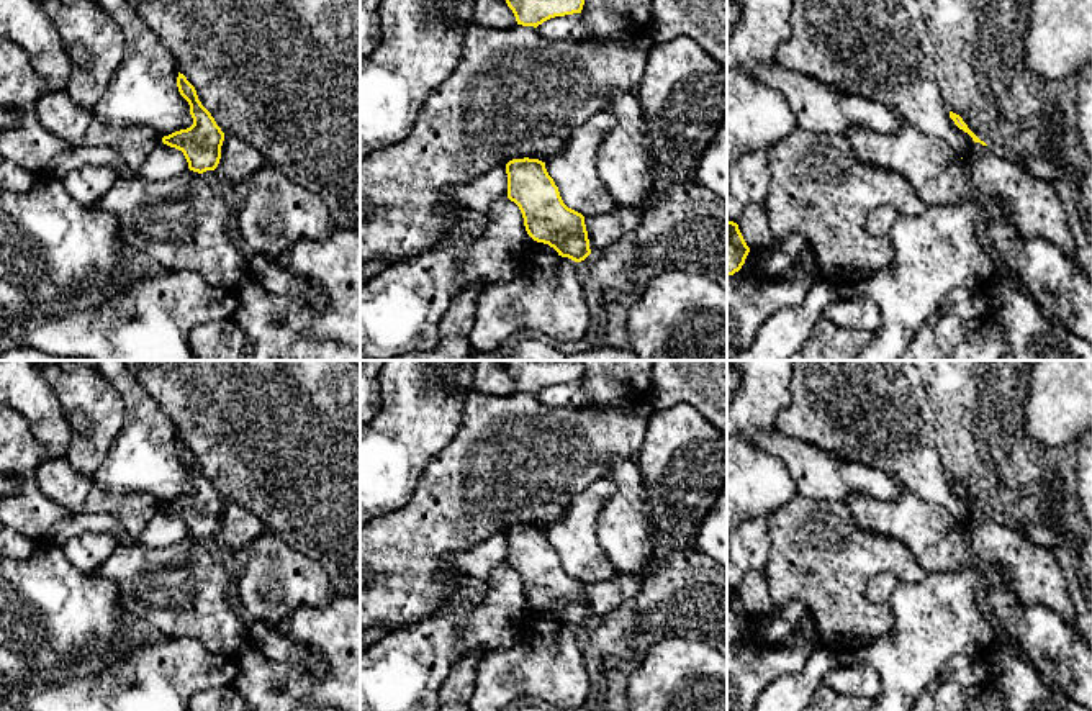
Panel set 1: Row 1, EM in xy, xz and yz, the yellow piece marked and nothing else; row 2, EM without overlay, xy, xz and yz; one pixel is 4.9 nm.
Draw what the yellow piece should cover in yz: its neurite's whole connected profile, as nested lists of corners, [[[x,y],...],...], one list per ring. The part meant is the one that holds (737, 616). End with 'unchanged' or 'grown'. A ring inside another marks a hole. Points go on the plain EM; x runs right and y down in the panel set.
[[[727,586],[727,642],[733,642],[742,636],[750,619],[738,591]]]; unchanged

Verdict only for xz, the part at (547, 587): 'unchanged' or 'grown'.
unchanged

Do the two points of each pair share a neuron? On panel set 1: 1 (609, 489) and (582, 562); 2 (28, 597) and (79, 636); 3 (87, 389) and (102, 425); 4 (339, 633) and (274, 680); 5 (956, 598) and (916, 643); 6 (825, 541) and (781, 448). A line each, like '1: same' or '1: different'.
1: same
2: same
3: same
4: same
5: same
6: different

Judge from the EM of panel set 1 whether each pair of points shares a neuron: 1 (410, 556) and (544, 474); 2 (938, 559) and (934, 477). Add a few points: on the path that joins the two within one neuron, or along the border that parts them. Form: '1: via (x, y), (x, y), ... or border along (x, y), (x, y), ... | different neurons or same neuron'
1: via (442, 523), (491, 475), (511, 474) | same neuron
2: border along (902, 484), (925, 502), (940, 503), (965, 529) | different neurons

